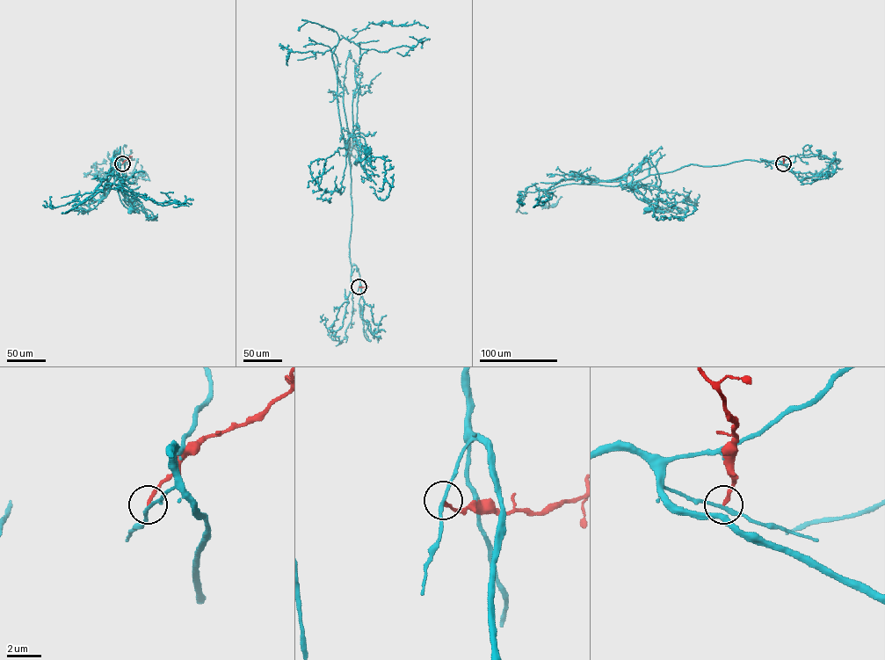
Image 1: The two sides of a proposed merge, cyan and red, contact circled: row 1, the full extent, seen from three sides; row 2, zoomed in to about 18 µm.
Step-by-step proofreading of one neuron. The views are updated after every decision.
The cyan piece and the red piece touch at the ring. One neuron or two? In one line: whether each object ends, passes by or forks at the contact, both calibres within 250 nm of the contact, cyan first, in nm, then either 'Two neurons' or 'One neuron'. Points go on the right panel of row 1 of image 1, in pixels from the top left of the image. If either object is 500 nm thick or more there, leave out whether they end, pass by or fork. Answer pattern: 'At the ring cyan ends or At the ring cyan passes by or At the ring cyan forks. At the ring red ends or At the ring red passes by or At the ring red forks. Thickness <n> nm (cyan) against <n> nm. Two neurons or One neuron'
At the ring cyan passes by. At the ring red ends. Thickness 200 nm (cyan) against 200 nm. Two neurons

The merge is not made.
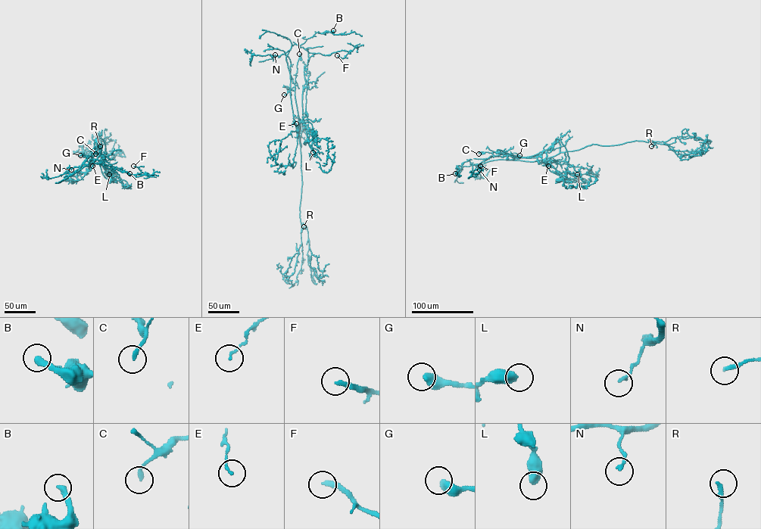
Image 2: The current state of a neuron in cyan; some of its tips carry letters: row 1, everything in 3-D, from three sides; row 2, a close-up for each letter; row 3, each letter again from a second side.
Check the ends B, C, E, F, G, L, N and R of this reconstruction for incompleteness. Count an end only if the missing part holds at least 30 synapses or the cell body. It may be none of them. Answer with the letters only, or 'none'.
B, F

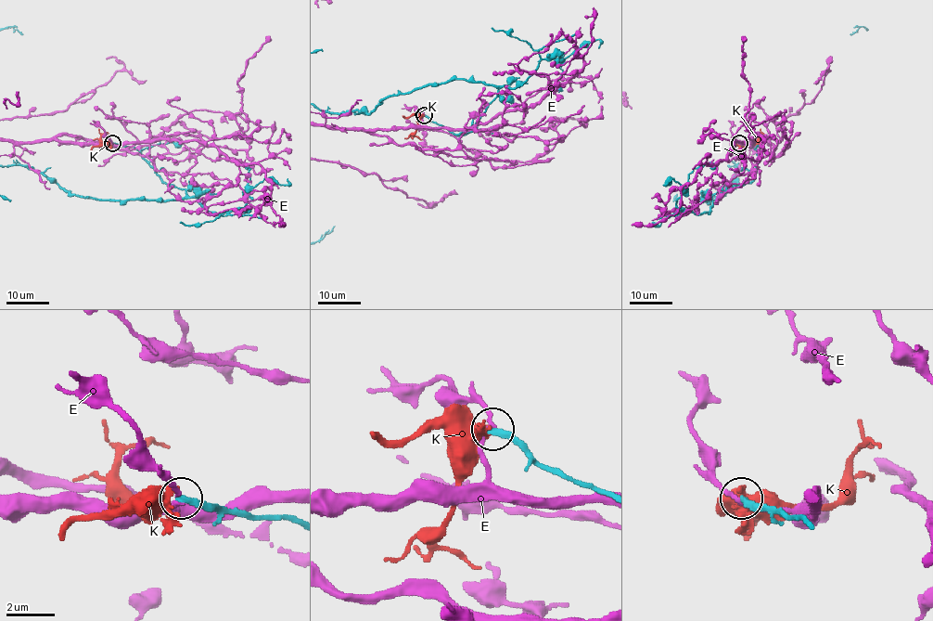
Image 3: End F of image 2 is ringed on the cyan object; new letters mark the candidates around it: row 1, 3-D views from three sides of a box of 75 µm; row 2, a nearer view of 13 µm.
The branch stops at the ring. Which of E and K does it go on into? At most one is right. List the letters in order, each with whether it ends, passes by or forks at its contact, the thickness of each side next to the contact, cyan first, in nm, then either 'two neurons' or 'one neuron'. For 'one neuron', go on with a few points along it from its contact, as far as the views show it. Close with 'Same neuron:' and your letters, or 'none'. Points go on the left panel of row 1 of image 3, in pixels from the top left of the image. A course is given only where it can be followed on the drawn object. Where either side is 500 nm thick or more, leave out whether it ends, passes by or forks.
E: it passes by; calibres 280 and 200 nm; two neurons
K: it ends; calibres 260 and 420 nm; two neurons
Same neuron: none

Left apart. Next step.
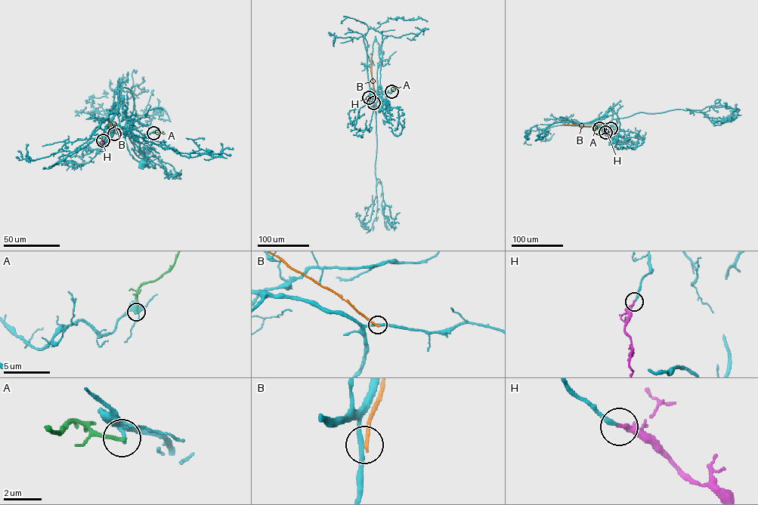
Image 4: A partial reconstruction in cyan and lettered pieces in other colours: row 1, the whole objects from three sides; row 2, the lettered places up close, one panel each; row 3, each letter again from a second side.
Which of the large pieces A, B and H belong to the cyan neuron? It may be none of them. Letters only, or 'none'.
H

